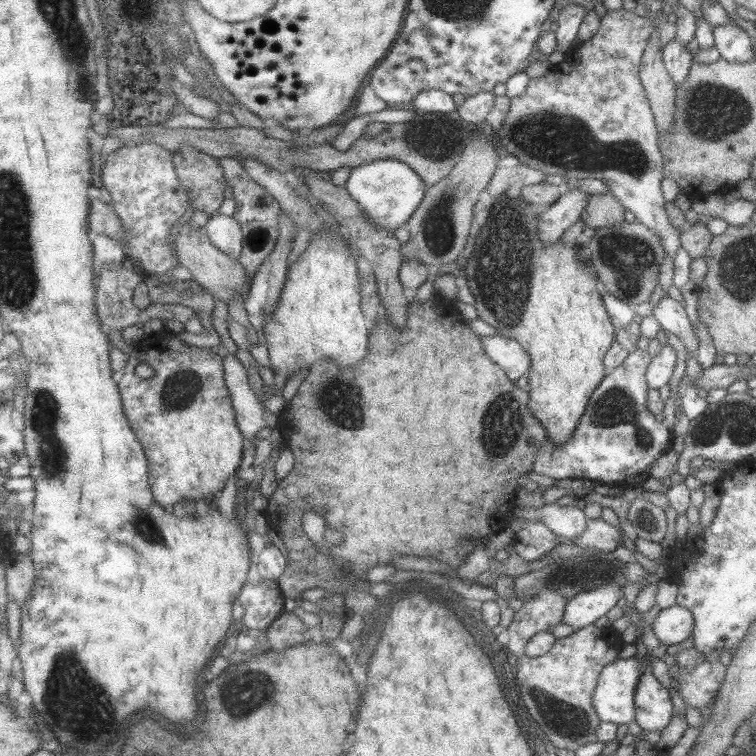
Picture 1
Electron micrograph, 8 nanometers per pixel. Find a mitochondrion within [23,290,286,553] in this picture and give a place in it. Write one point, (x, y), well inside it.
(52, 454)

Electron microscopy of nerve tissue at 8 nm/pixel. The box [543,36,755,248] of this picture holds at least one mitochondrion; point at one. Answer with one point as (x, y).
(718, 111)

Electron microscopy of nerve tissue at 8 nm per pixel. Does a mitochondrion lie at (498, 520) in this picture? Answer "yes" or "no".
no

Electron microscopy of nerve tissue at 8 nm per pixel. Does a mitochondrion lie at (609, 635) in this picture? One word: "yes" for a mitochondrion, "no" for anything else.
no

